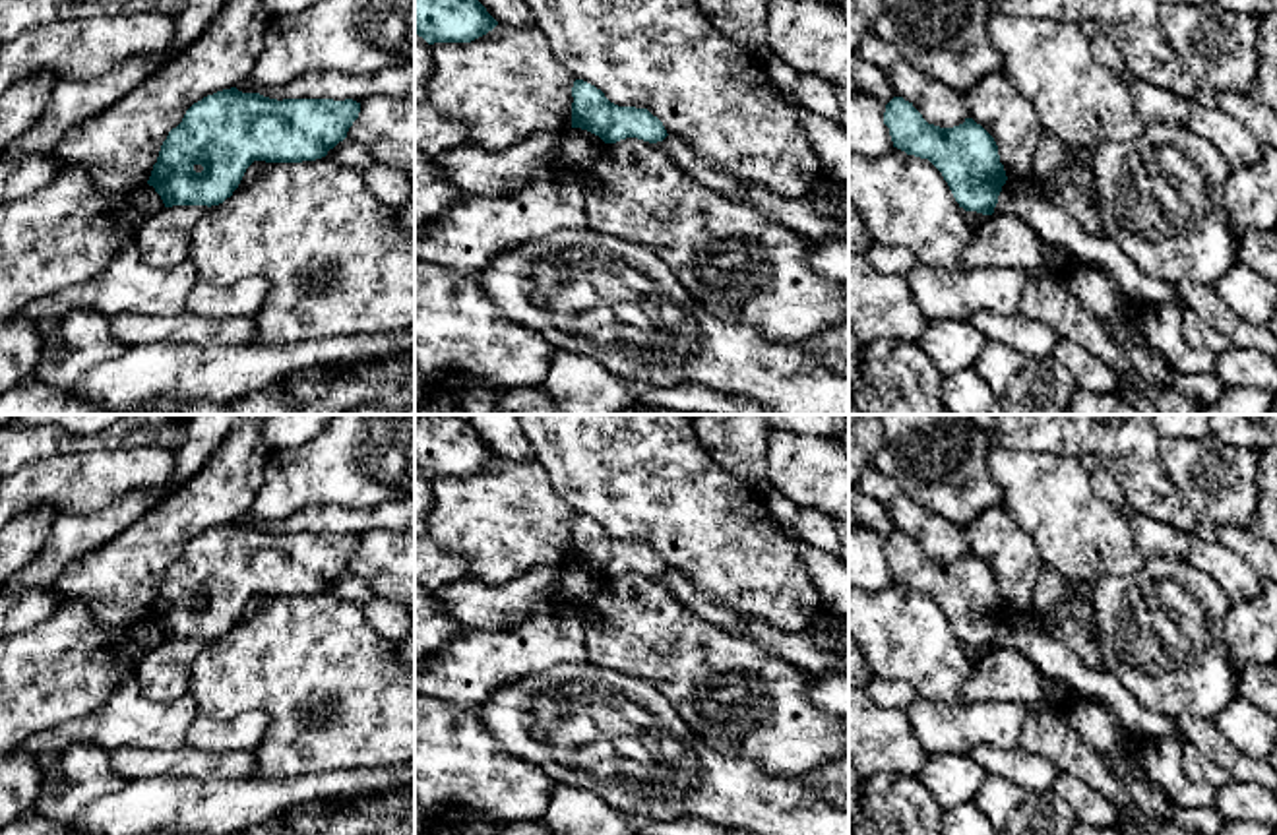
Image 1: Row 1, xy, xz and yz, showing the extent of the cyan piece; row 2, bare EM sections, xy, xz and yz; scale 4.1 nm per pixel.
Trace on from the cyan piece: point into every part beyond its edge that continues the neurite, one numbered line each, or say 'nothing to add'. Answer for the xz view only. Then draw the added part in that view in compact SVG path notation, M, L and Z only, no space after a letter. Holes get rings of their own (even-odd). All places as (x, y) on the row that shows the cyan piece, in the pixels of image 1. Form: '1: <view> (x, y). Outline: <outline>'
nothing to add

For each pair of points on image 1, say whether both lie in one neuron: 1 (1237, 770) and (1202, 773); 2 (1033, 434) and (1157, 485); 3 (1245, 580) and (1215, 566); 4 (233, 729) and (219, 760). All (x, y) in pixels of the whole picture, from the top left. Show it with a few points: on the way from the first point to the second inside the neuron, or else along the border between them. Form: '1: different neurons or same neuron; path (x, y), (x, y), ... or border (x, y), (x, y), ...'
1: different neurons; border (1192, 742), (1233, 779)
2: same neuron; path (1064, 434), (1107, 434), (1126, 454)
3: same neuron; path (1237, 578), (1223, 566)
4: different neurons; border (188, 744), (200, 750), (252, 750)

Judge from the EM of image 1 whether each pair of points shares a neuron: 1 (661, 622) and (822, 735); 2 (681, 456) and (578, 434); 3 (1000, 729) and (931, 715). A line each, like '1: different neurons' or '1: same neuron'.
1: same neuron
2: same neuron
3: same neuron

